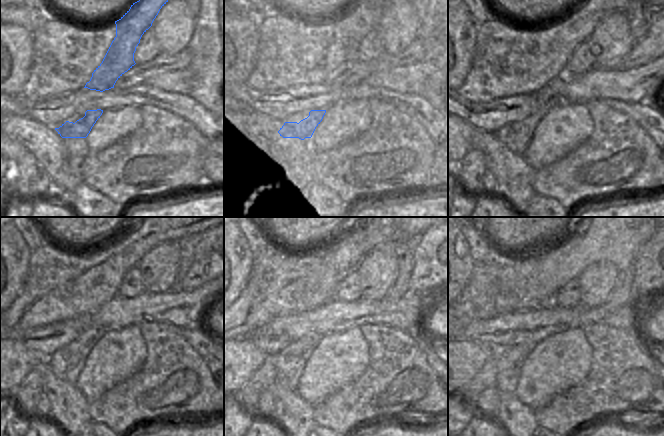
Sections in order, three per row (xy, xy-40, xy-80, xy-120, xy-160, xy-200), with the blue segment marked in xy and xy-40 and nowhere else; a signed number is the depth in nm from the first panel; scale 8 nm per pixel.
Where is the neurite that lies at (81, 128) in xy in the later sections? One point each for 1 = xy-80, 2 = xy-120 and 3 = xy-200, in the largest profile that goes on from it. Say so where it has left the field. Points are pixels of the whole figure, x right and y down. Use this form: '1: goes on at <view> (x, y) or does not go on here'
1: goes on at xy-80 (516, 136)
2: goes on at xy-120 (67, 362)
3: goes on at xy-200 (510, 360)

